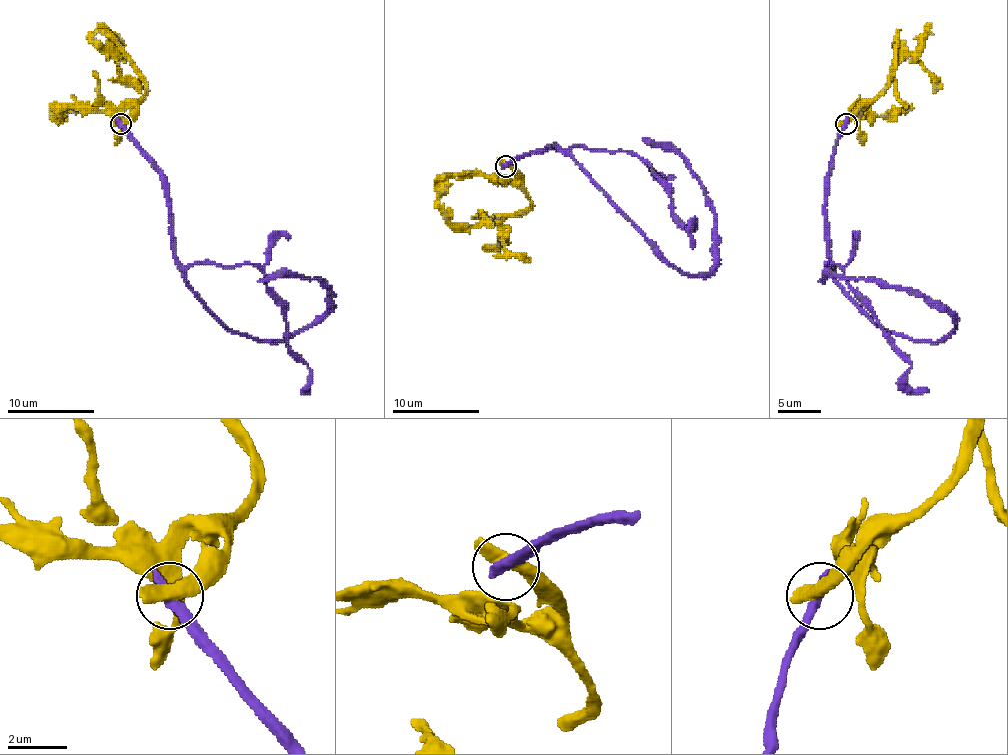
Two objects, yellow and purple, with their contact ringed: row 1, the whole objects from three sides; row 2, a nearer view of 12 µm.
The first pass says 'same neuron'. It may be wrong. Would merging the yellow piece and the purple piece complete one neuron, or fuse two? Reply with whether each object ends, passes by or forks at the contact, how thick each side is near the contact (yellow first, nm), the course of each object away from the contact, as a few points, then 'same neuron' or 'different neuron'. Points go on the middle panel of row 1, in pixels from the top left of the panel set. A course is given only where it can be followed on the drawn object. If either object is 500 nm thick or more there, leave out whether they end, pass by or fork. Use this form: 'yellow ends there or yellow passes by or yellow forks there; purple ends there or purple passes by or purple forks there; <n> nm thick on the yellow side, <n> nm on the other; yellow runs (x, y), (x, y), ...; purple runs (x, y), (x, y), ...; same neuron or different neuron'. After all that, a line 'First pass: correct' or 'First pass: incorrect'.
550 nm thick on the yellow side, 480 nm on the other; yellow runs (506, 166), (512, 181), (452, 175), (445, 181), (439, 207), (452, 223), (476, 225), (478, 210); purple runs (506, 166), (554, 145), (669, 262), (706, 275), (714, 266), (712, 201), (675, 151), (643, 138); different neuron
First pass: incorrect

